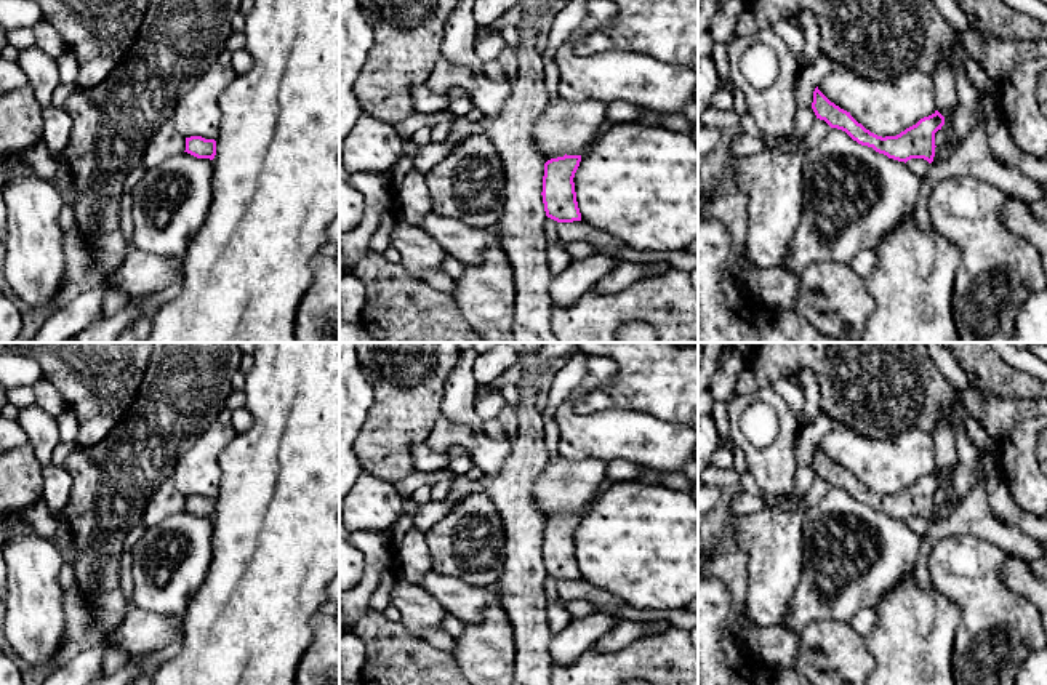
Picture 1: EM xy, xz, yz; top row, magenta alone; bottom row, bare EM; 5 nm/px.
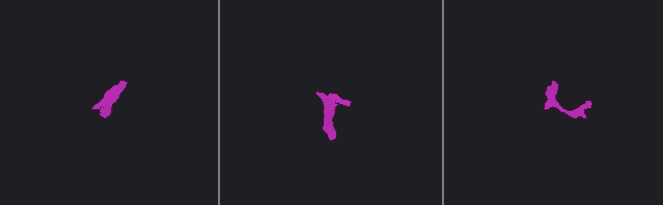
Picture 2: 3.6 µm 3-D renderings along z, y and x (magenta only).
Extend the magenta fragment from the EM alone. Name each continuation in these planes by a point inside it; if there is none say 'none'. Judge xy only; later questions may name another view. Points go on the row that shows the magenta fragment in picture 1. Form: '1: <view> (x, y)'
none

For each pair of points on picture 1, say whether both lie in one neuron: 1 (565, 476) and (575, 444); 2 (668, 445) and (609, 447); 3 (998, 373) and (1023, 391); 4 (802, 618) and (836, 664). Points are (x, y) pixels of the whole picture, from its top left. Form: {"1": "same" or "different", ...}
{"1": "different", "2": "same", "3": "same", "4": "different"}

